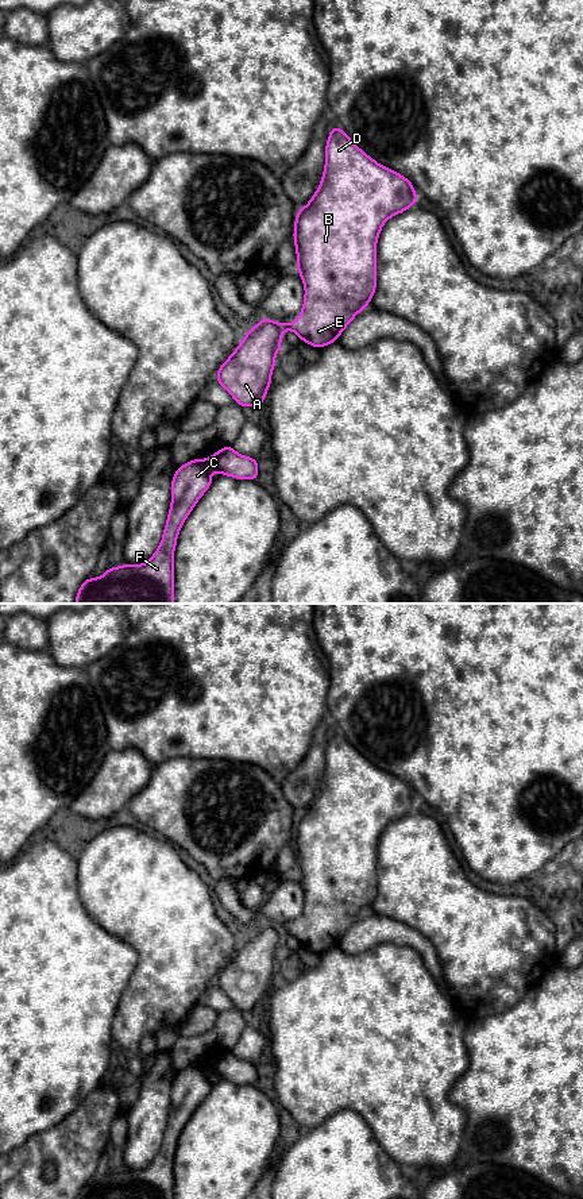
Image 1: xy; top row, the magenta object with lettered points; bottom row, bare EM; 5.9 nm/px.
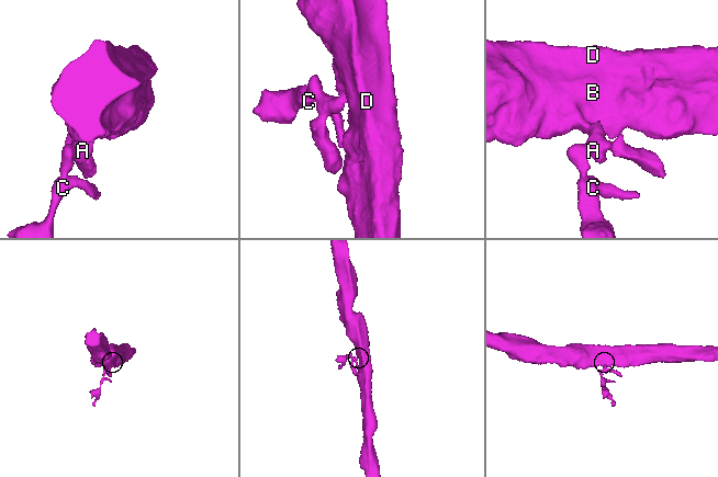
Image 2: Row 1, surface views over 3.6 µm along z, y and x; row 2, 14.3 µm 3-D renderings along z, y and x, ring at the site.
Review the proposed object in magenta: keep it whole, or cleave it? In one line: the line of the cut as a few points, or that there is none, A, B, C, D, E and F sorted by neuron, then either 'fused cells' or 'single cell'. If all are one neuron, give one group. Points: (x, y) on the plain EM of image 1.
xy (280, 929), (282, 935) | A C F / B D E | fused cells

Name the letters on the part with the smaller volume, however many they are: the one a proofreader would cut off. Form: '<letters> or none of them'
A, C, F

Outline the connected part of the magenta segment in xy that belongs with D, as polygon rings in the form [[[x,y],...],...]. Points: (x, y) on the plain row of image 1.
[[[340,732],[331,733],[321,787],[294,825],[304,910],[296,928],[281,928],[282,936],[296,937],[316,953],[336,947],[377,895],[377,847],[383,829],[417,809],[417,803],[406,782],[374,766]]]

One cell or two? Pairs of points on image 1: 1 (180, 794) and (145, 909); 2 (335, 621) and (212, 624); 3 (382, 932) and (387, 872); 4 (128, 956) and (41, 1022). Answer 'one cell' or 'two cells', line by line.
1: two cells
2: two cells
3: two cells
4: one cell

